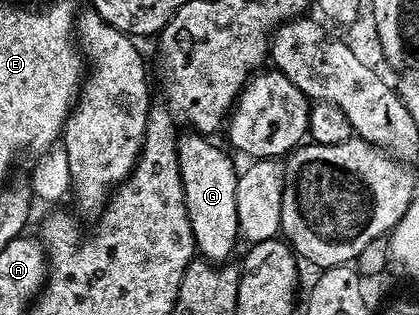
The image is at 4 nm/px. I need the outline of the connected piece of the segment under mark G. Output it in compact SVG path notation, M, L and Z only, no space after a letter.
M194 130L186 134L178 137L179 169L195 250L202 259L210 260L212 264L222 264L234 257L231 255L235 252L235 243L241 240L237 222L239 172L234 162L211 141L214 139Z

